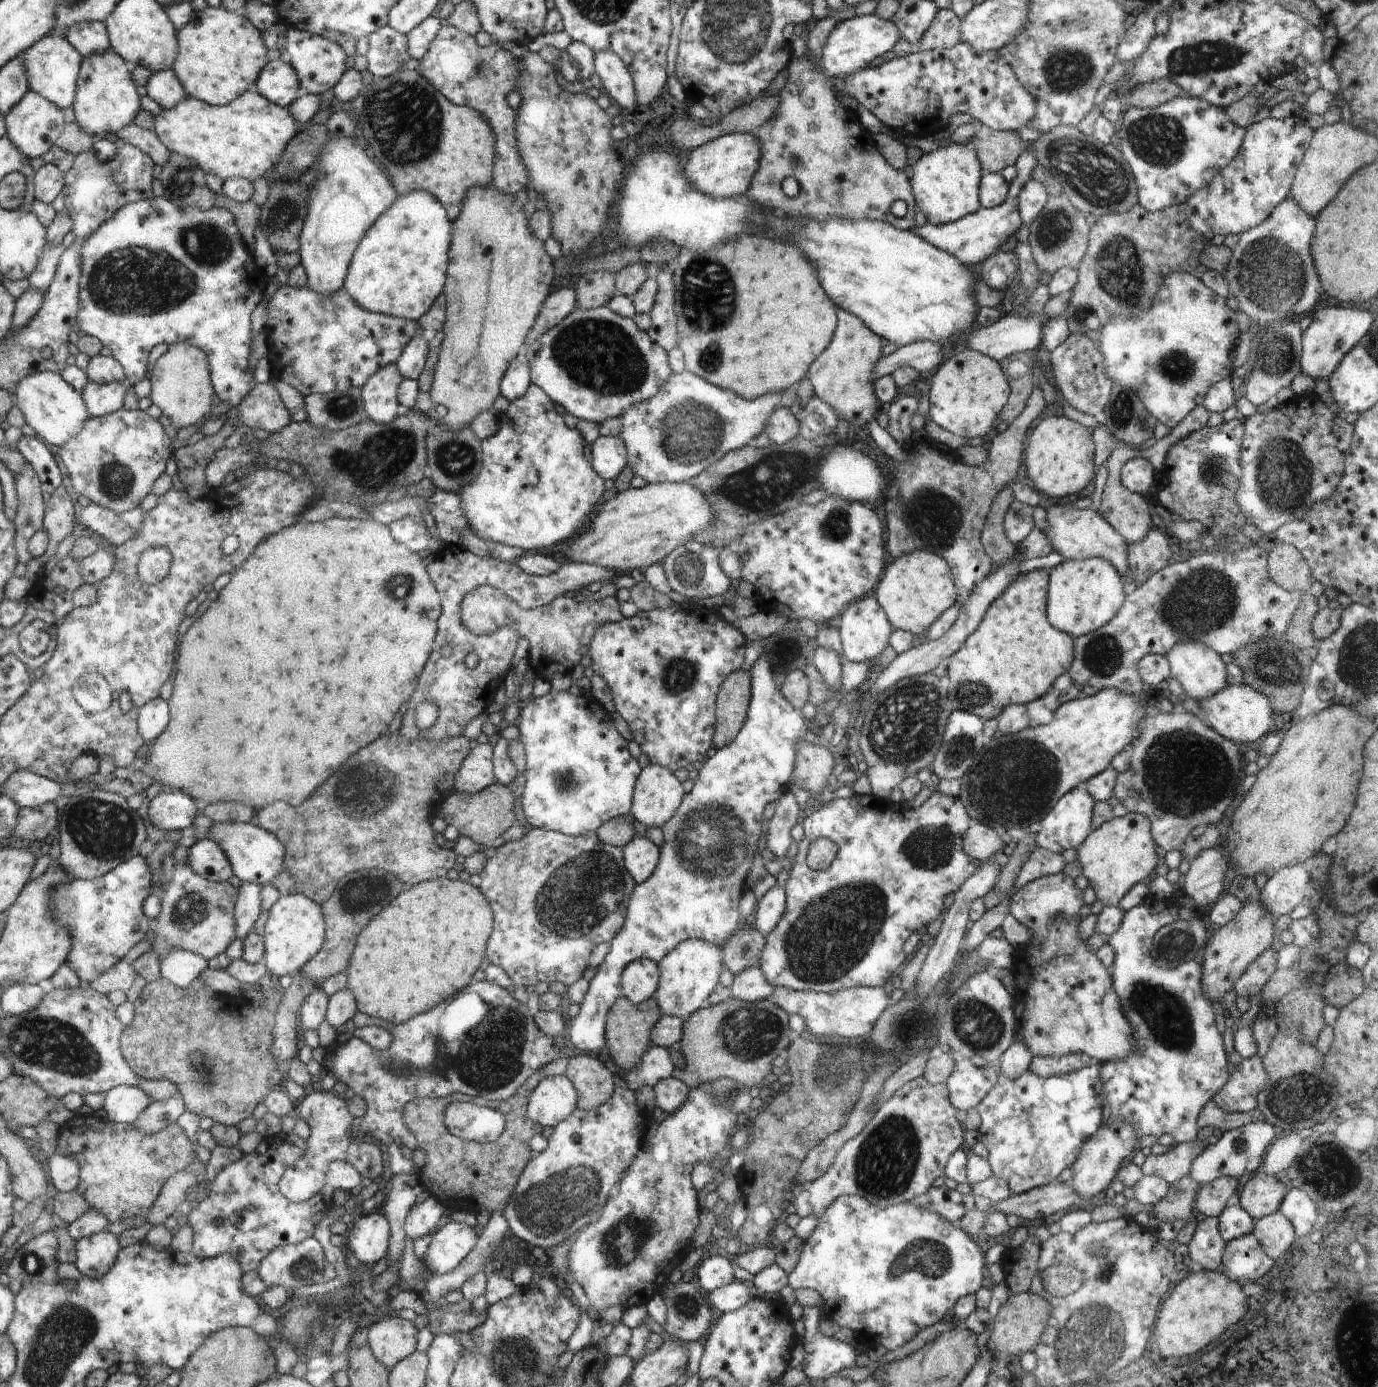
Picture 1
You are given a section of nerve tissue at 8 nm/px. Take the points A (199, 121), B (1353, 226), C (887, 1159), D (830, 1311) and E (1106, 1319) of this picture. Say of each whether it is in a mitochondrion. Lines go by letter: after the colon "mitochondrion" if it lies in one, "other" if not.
A: other
B: other
C: mitochondrion
D: other
E: mitochondrion

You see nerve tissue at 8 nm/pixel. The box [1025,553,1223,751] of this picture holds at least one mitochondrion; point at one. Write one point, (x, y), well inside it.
(1103, 654)

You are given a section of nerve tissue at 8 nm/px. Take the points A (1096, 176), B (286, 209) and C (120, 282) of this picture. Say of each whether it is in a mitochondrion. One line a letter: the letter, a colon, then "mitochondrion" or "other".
A: mitochondrion
B: mitochondrion
C: mitochondrion

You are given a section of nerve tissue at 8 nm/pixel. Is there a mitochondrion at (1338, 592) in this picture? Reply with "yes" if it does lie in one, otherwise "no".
no

